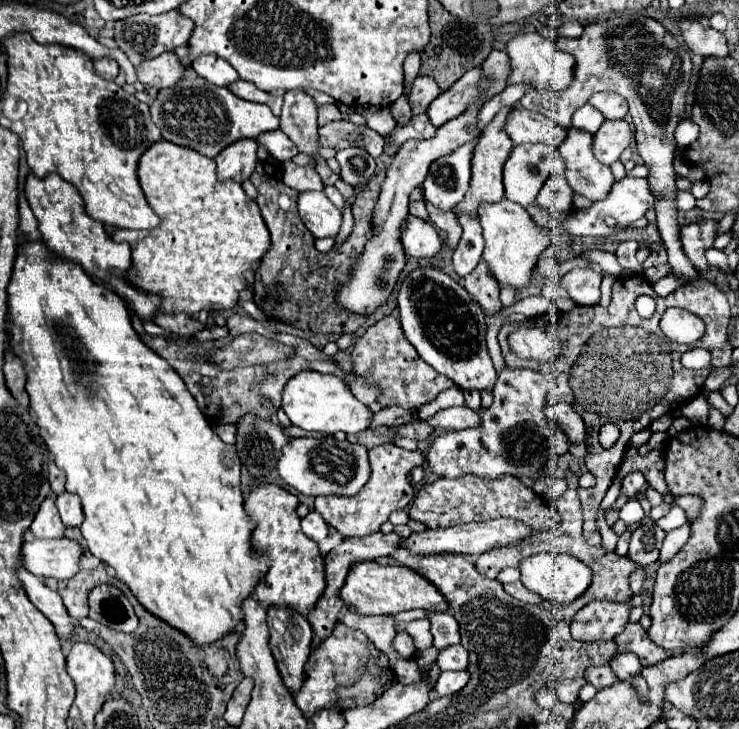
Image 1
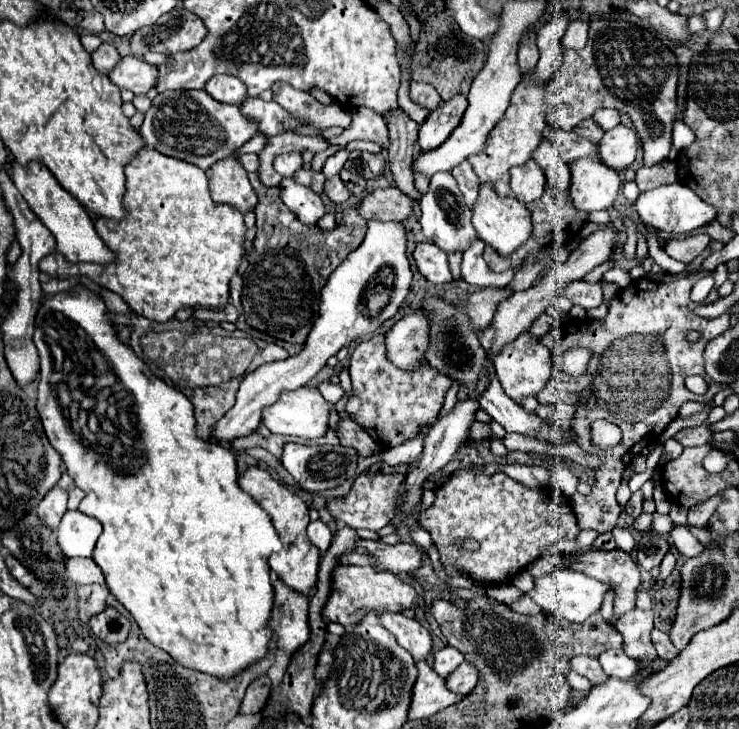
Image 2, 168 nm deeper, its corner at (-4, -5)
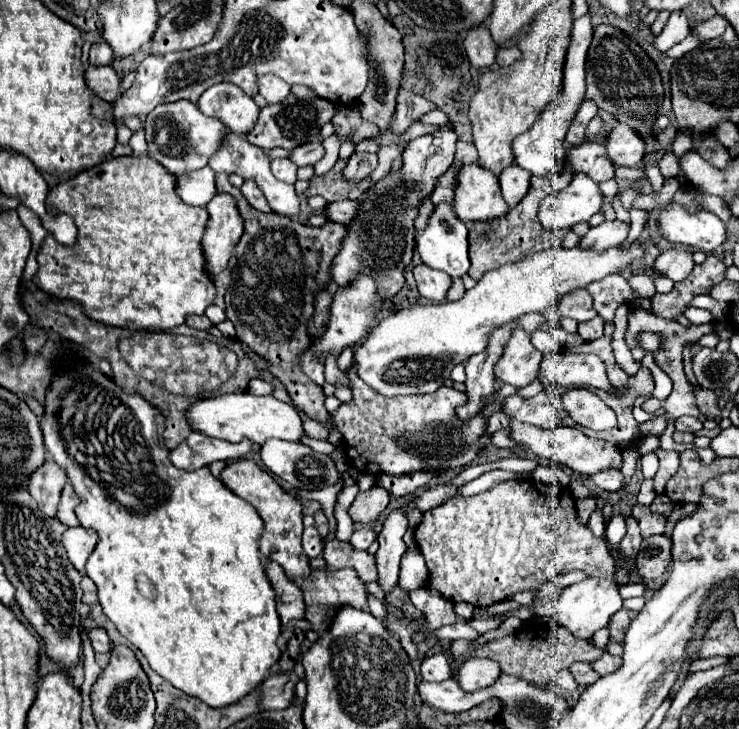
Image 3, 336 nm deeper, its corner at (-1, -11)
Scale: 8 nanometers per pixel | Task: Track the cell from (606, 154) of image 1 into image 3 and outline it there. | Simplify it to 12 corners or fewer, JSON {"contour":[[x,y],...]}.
{"contour":[[618,124],[606,140],[616,168],[634,168],[646,154],[644,140]]}

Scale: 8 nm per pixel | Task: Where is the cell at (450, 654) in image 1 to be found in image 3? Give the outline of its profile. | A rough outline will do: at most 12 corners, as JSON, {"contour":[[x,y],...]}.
{"contour":[[446,654],[426,656],[420,666],[422,678],[442,682],[450,678]]}

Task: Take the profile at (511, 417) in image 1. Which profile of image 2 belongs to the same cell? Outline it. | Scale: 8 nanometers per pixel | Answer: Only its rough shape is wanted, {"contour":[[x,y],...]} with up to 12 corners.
{"contour":[[521,334],[495,356],[497,378],[519,402],[545,388],[551,352]]}

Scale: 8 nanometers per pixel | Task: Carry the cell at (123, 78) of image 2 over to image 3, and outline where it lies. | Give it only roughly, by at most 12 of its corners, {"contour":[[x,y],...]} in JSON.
{"contour":[[112,66],[86,68],[88,86],[108,102],[122,98]]}

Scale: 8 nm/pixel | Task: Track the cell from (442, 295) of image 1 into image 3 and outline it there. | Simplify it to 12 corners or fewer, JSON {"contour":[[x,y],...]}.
{"contour":[[510,420],[510,438],[580,474],[618,468],[618,446],[578,428]]}

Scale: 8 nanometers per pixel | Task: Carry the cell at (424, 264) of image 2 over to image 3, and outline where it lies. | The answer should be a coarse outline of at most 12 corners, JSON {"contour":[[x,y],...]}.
{"contour":[[414,266],[418,292],[434,302],[446,300],[448,274]]}

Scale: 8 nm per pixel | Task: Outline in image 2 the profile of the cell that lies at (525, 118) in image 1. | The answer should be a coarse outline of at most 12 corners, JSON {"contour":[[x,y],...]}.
{"contour":[[547,130],[565,162],[597,158],[597,144],[575,132]]}

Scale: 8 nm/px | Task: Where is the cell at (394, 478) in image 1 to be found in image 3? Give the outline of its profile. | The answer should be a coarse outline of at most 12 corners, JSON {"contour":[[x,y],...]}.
{"contour":[[376,484],[360,492],[348,514],[372,524],[388,508],[388,490]]}

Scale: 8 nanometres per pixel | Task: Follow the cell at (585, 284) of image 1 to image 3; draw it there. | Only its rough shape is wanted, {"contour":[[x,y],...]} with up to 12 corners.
{"contour":[[574,290],[556,304],[560,316],[576,322],[598,316],[592,296]]}

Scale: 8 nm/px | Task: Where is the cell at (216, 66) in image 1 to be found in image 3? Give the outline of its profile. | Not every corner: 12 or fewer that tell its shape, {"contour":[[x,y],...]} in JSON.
{"contour":[[228,82],[208,88],[198,108],[232,132],[252,130],[260,108]]}

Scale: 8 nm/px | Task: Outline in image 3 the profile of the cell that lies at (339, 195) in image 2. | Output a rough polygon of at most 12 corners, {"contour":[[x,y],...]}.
{"contour":[[344,160],[314,176],[306,196],[324,196],[328,202],[358,200],[370,180],[348,184],[342,178]]}

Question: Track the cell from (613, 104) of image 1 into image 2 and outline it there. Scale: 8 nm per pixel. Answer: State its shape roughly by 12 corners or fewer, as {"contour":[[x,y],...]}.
{"contour":[[597,110],[593,120],[603,132],[621,122],[617,110]]}

